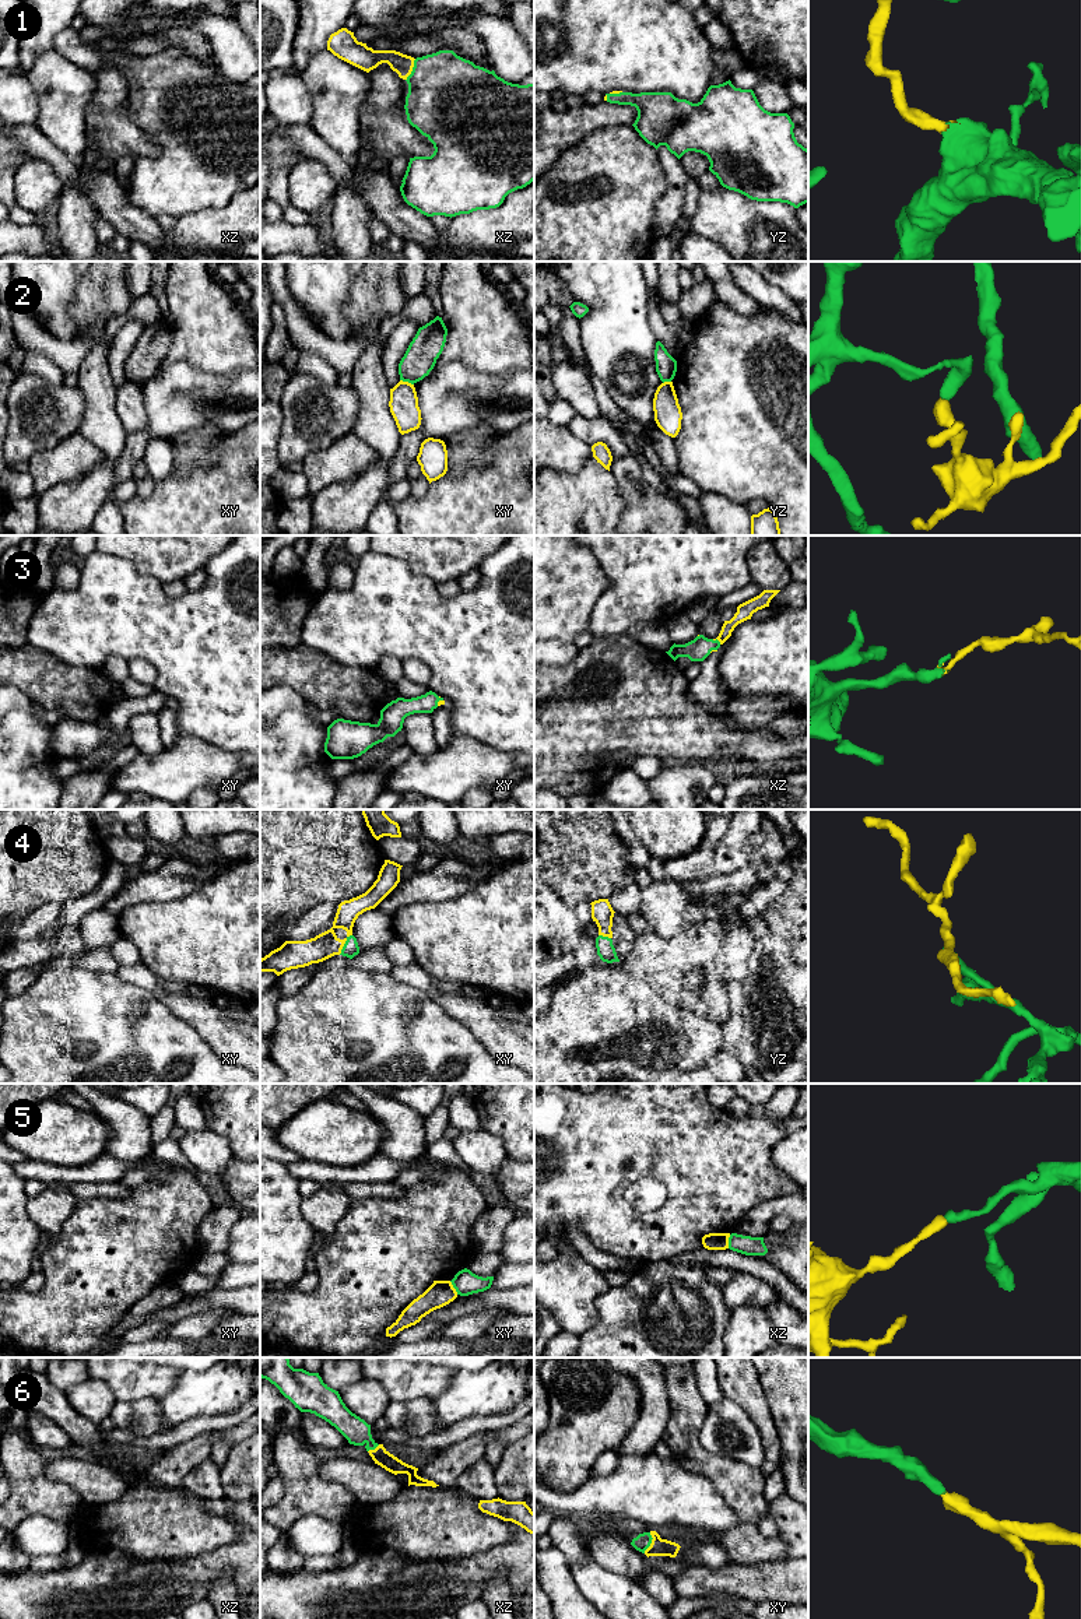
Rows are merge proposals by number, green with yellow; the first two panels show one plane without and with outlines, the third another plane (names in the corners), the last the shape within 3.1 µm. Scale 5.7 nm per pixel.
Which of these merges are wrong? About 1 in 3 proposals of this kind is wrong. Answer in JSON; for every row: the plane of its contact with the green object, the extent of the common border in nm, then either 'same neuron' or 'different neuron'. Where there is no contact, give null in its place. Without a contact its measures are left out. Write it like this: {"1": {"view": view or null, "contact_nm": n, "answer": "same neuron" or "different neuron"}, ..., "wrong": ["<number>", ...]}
{"1": {"view": "xz", "contact_nm": 140, "answer": "same neuron"}, "2": {"view": "xy", "contact_nm": 90, "answer": "different neuron"}, "3": {"view": "xz", "contact_nm": 60, "answer": "same neuron"}, "4": {"view": "xy", "contact_nm": 140, "answer": "same neuron"}, "5": {"view": "xy", "contact_nm": 90, "answer": "different neuron"}, "6": {"view": "xy", "contact_nm": 130, "answer": "same neuron"}, "wrong": ["2", "5"]}

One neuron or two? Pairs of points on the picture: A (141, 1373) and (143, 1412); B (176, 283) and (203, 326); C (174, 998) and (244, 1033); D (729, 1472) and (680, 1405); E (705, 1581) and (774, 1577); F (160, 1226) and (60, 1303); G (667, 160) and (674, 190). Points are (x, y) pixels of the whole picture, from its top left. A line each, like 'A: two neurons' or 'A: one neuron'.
A: two neurons
B: one neuron
C: one neuron
D: one neuron
E: one neuron
F: one neuron
G: one neuron

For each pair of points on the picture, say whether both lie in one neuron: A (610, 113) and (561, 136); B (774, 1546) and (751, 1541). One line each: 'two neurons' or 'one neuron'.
A: one neuron
B: one neuron

